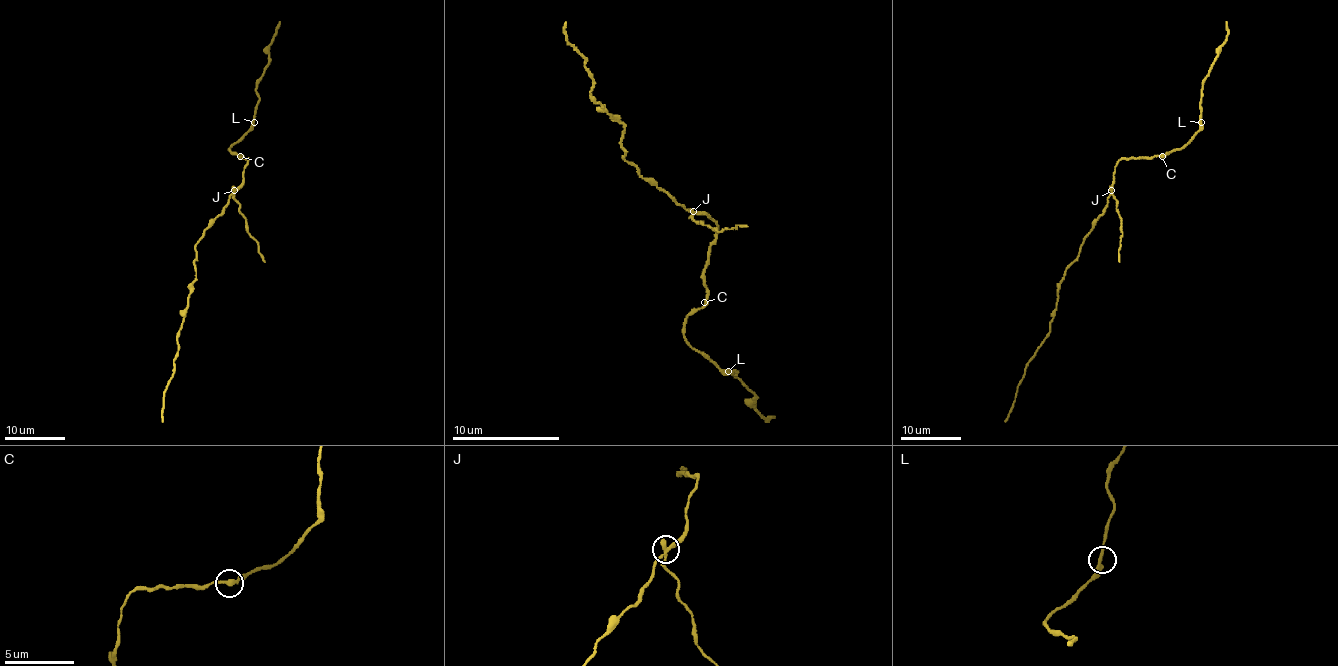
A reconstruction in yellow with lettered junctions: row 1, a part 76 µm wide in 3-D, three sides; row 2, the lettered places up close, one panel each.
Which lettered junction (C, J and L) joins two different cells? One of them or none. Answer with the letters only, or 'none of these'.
J

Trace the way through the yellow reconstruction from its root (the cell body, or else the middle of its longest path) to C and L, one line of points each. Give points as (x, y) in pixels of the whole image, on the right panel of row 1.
C: (1107, 197), (1120, 159), (1162, 156)
L: (1107, 197), (1120, 159), (1165, 156), (1181, 149), (1199, 129), (1201, 122)

